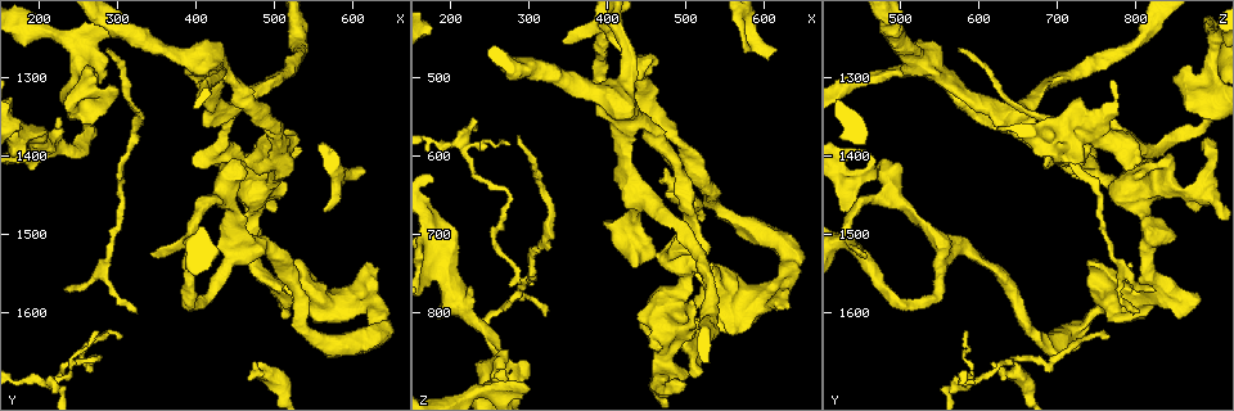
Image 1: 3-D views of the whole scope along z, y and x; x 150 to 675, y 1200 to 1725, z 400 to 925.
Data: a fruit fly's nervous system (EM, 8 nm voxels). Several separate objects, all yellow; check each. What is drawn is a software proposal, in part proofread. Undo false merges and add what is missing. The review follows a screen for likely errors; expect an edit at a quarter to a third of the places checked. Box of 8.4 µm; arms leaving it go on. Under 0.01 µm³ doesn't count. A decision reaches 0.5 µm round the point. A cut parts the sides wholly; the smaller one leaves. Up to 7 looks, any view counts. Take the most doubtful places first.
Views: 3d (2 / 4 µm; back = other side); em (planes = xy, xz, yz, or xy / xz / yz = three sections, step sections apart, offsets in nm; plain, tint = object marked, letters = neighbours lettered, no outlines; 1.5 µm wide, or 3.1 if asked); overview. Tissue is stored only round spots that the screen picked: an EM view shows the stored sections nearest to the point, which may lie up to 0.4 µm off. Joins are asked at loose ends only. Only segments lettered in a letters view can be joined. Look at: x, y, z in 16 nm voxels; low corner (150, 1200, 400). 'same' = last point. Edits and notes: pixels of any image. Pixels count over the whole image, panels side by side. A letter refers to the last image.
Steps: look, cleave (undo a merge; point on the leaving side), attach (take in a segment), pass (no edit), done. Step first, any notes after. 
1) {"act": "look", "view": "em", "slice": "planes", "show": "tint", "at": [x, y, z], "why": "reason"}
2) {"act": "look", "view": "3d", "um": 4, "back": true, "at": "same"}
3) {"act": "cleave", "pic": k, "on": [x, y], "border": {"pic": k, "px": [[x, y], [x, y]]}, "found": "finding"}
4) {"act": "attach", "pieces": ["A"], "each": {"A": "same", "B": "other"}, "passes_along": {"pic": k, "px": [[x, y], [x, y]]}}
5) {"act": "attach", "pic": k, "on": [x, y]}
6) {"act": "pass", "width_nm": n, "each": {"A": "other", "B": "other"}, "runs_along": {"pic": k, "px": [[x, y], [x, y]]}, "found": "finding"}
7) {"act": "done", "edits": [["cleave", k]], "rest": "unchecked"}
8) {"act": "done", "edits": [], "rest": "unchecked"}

{"act": "look", "view": "3d", "um": 4, "at": [275, 1620, 580], "why": "an open end"}

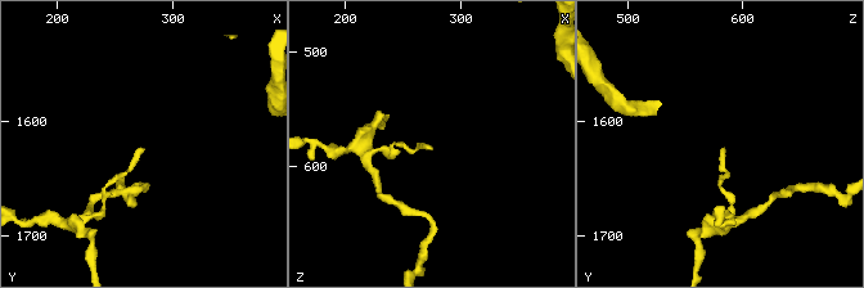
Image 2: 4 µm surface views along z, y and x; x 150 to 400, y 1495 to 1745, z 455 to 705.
{"act": "look", "view": "em", "slice": "planes", "show": "letters", "at": [274, 1626, 582]}

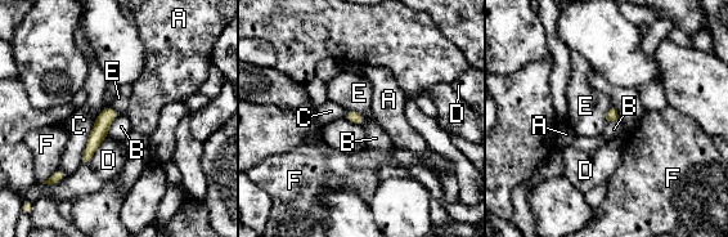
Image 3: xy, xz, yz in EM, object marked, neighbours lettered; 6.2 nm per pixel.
{"act": "pass", "each": {"A": "other", "B": "other", "C": "other", "D": "other", "E": "other", "F": "other"}, "runs_along": {"pic": 3, "px": [[111, 111], [85, 157]]}, "found": "no lettered segment goes on from it"}

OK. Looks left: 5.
{"act": "look", "view": "3d", "um": 2, "at": [285, 1260, 575], "why": "tapers out"}

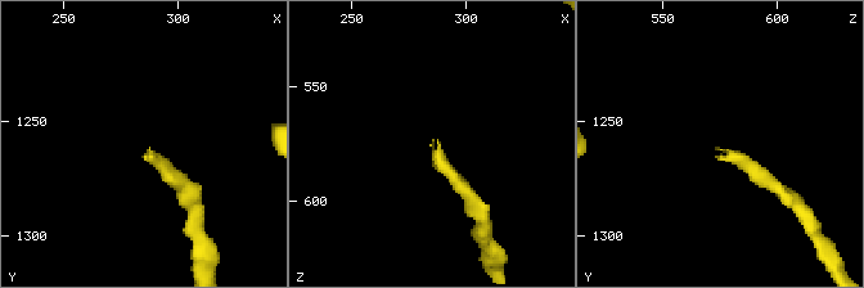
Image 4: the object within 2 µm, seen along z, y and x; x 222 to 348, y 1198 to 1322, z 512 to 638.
{"act": "look", "view": "em", "slice": "planes", "show": "letters", "at": [287, 1260, 575], "why": "need the tissue"}

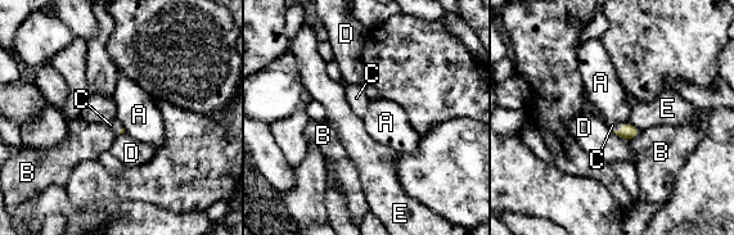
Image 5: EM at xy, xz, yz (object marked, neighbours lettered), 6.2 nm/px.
{"act": "attach", "pieces": ["C"], "longest_contact_nm": ["B", 130], "each": {"A": "other", "B": "other", "C": "same", "D": "other", "E": "other"}, "passes_along": {"pic": 5, "px": [[627, 131], [617, 131], [588, 107]]}, "found": "the neuron continues"}

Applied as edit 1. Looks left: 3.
{"act": "look", "view": "overview", "why": "see it whole again"}

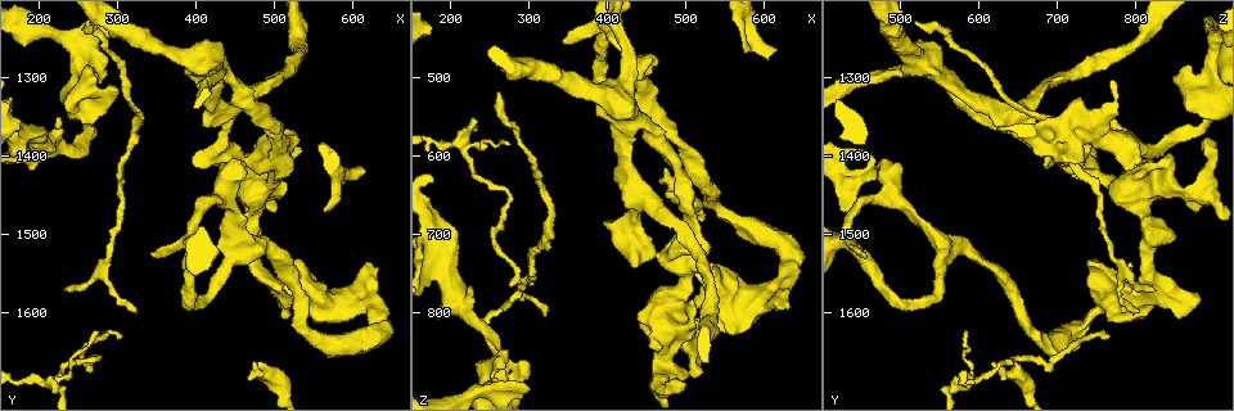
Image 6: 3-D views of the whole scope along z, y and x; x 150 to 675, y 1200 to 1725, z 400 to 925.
{"act": "look", "view": "em", "slice": "planes", "show": "letters", "at": [320, 1595, 800], "why": "an open end"}

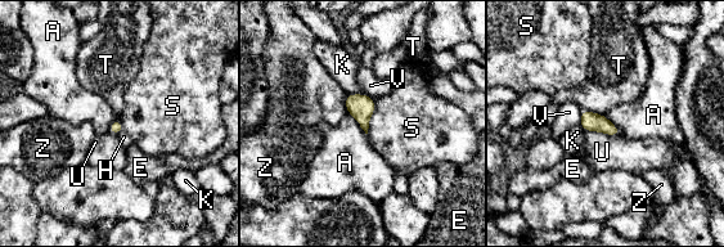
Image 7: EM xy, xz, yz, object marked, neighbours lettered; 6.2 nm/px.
{"act": "attach", "pieces": ["H"], "each": {"A": "other", "E": "other", "H": "same", "K": "other", "S": "other", "T": "other", "U": "other", "V": "other", "Z": "other"}, "passes_along": {"pic": 7, "px": [[116, 126], [120, 131], [124, 137]]}, "found": "the neuron continues"}

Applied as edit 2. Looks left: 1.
{"act": "done", "edits": [["attach", 5], ["attach", 7]], "rest": "unchecked"}

